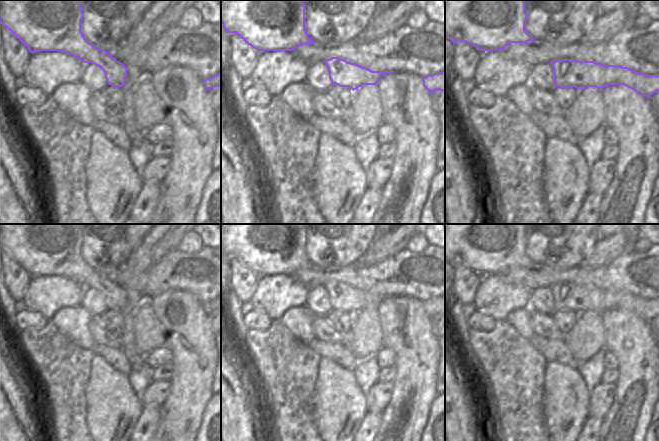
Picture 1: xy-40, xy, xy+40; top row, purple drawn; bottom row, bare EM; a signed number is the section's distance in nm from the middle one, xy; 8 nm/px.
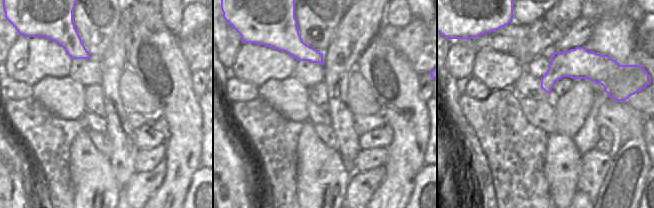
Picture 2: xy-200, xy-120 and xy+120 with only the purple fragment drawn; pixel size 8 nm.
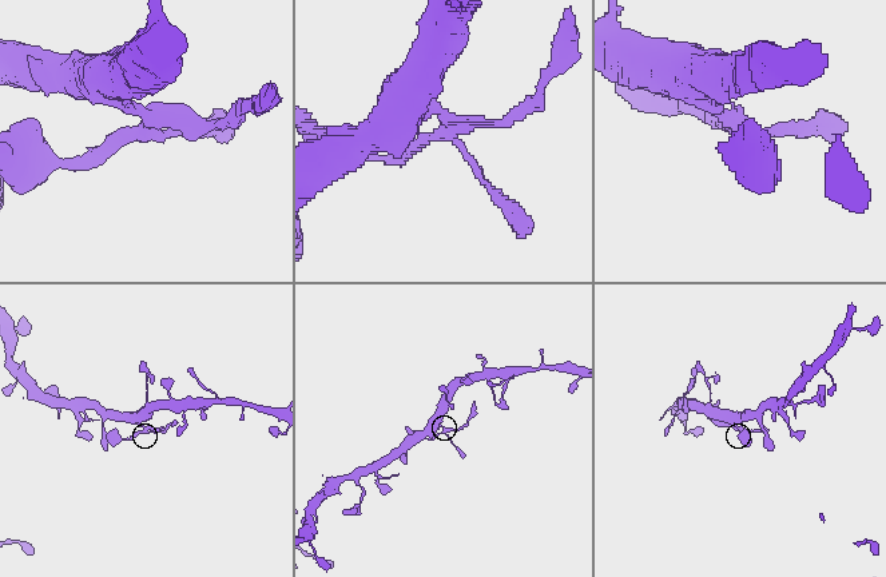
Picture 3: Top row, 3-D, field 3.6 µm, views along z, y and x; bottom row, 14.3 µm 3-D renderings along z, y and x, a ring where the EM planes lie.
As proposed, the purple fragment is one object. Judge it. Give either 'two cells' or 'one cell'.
two cells

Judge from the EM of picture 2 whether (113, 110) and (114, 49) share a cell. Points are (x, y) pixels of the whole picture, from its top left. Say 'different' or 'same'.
same

